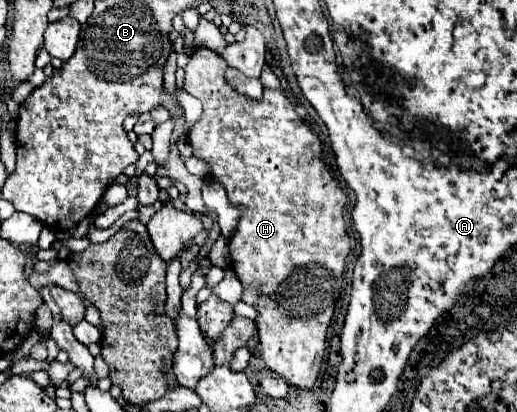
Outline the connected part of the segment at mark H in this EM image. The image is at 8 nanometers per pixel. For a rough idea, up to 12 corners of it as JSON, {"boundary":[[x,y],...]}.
{"boundary":[[196,48],[188,142],[232,206],[264,366],[310,390],[346,194],[280,90]]}

